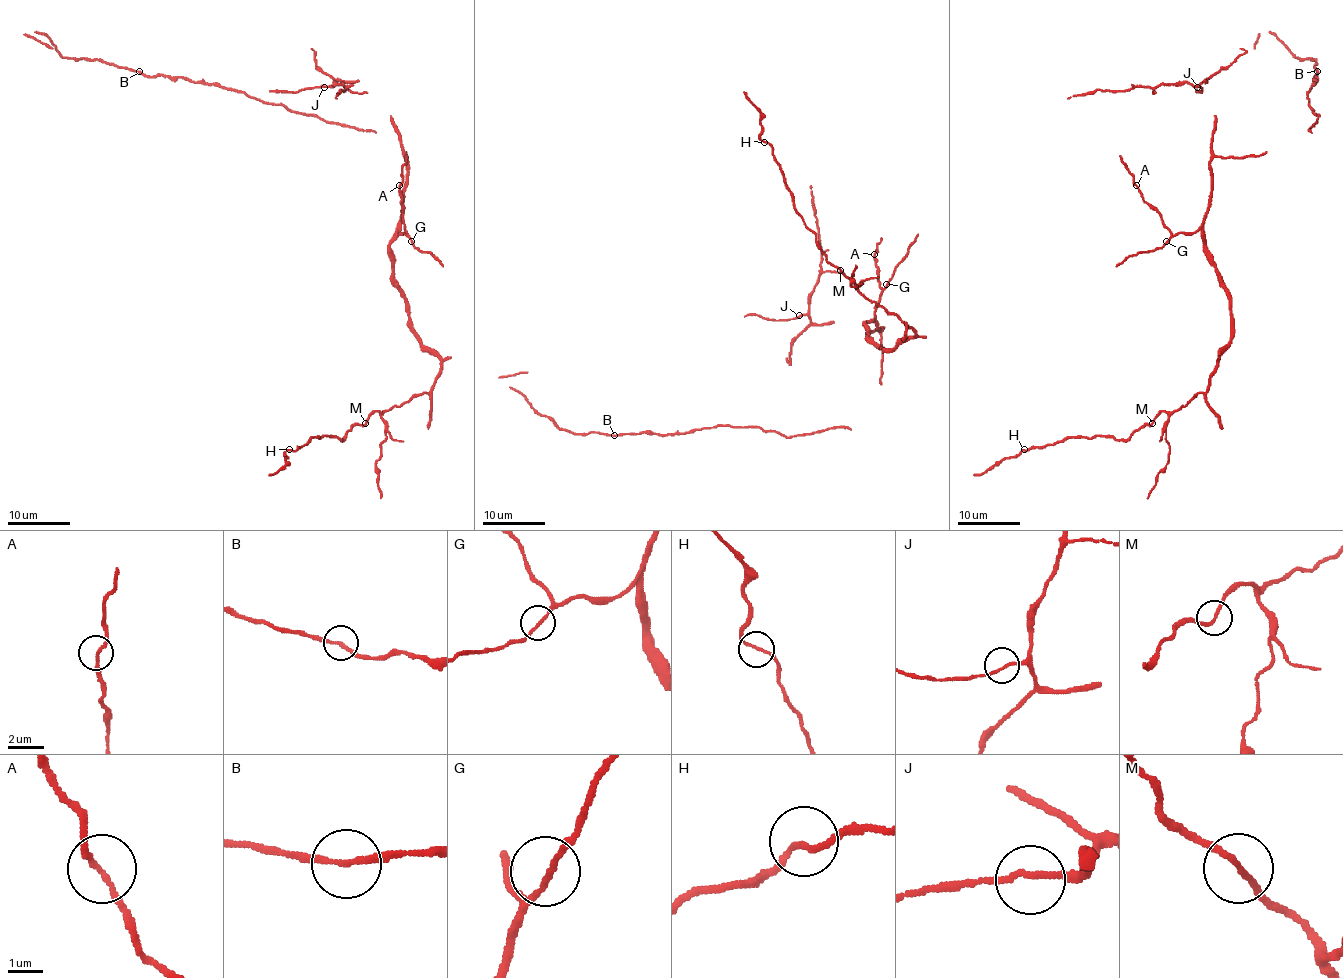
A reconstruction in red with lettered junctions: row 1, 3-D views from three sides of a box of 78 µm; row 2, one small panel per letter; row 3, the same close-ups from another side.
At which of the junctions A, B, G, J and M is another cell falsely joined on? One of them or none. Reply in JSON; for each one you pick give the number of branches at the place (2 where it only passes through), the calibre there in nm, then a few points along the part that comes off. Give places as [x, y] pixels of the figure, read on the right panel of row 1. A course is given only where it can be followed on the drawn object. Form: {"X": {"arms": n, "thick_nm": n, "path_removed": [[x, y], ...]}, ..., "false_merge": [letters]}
{"false_merge": []}

